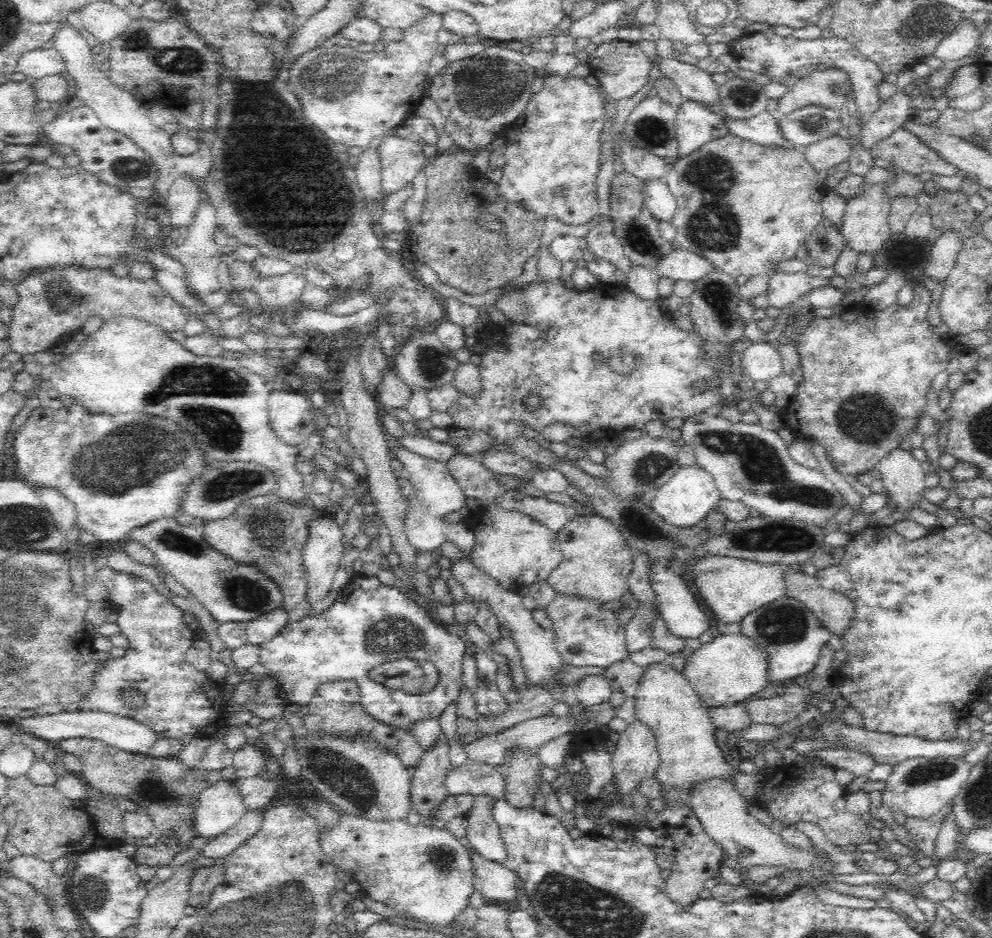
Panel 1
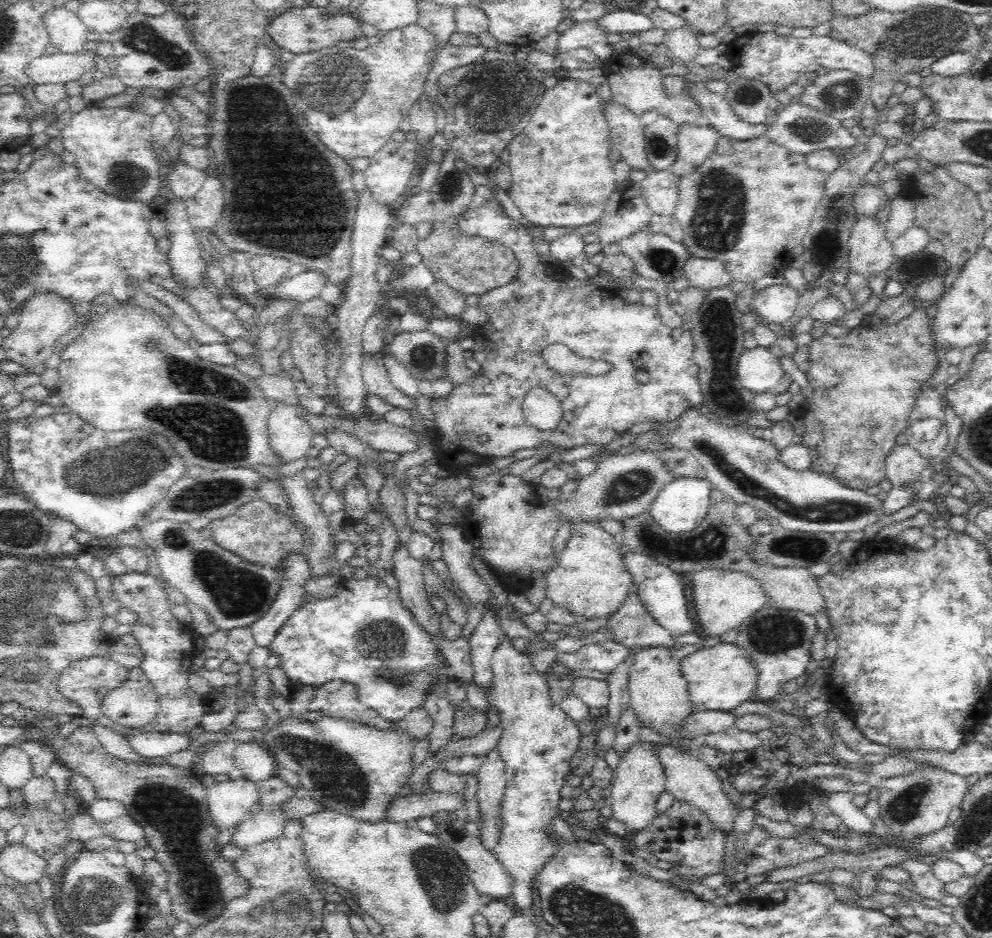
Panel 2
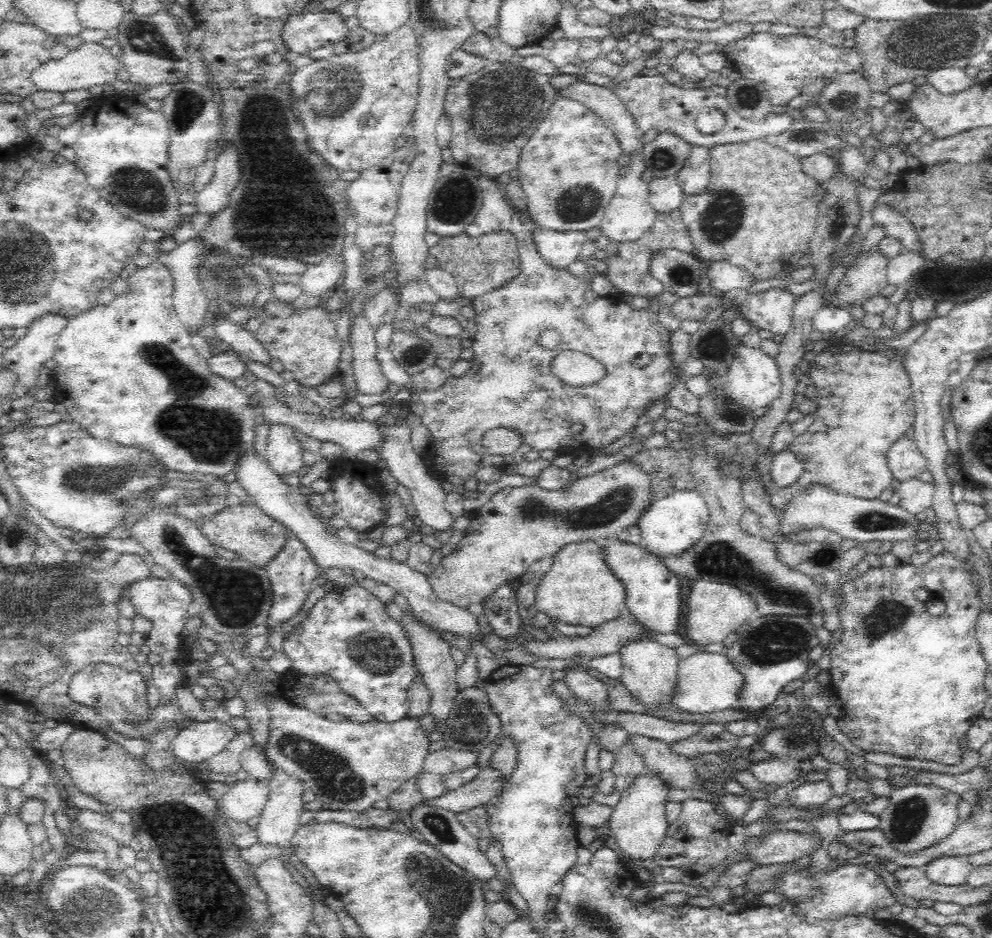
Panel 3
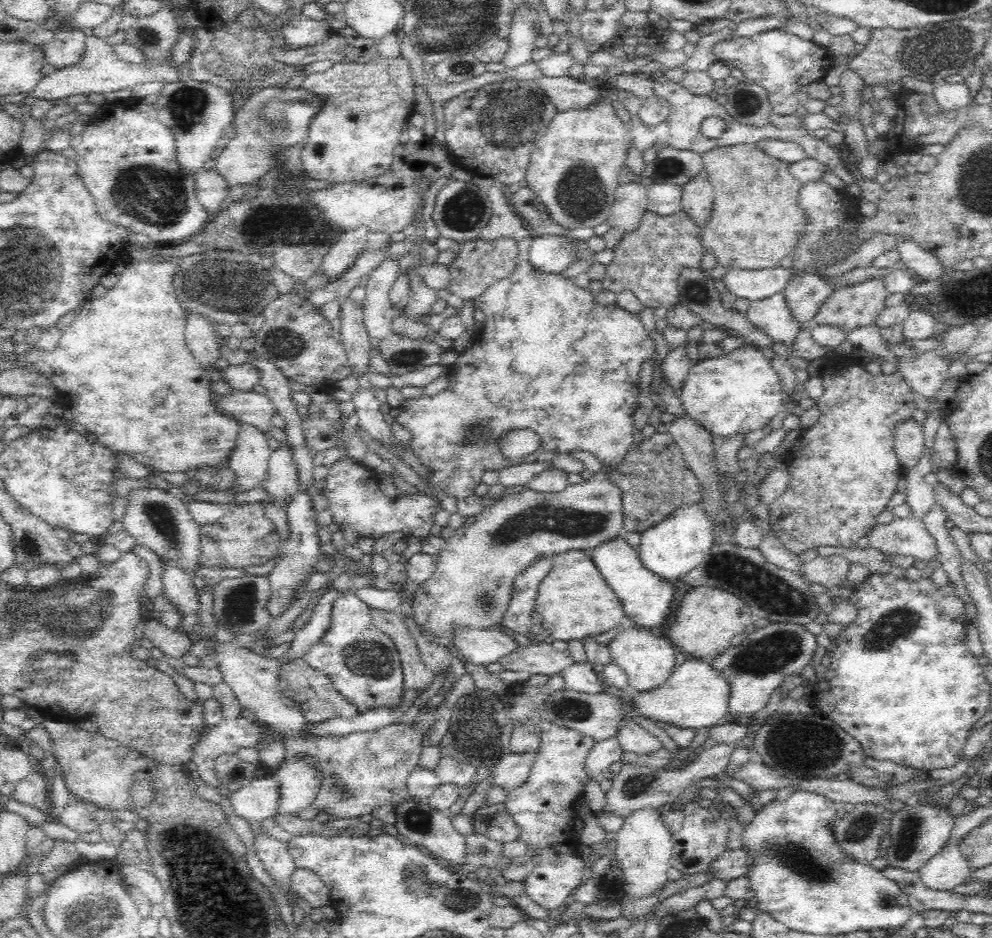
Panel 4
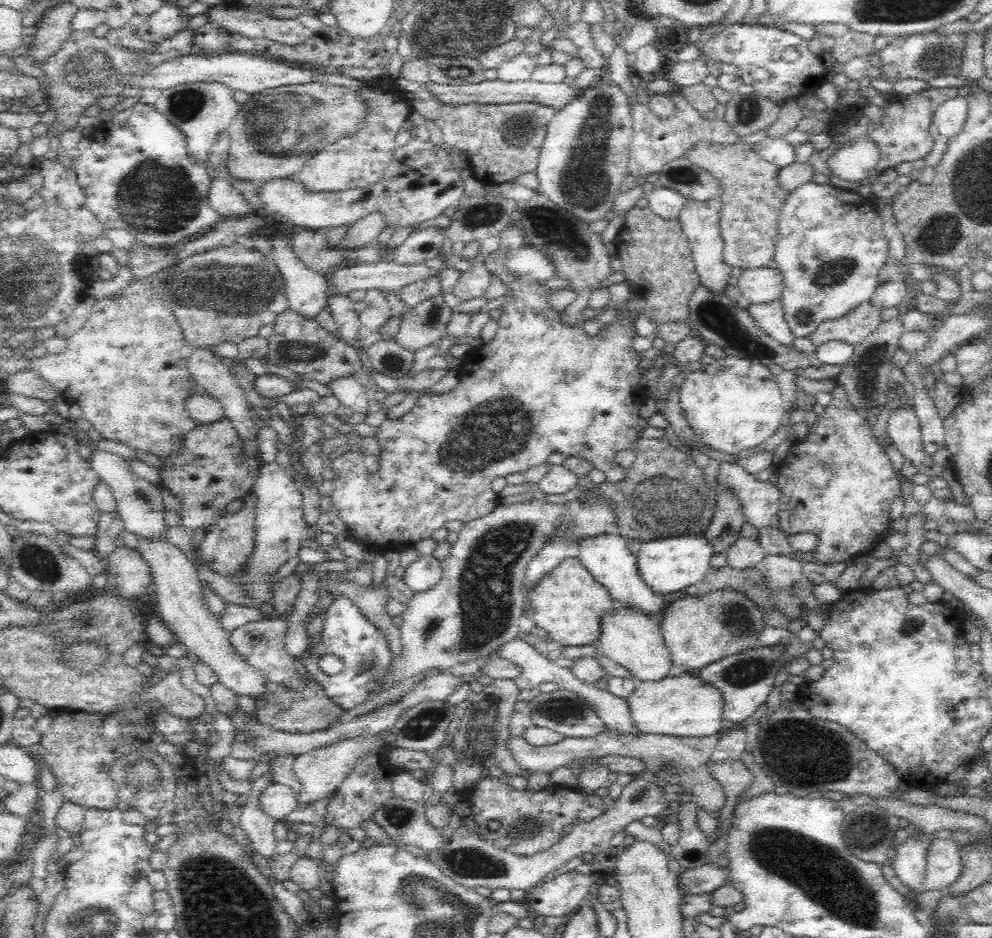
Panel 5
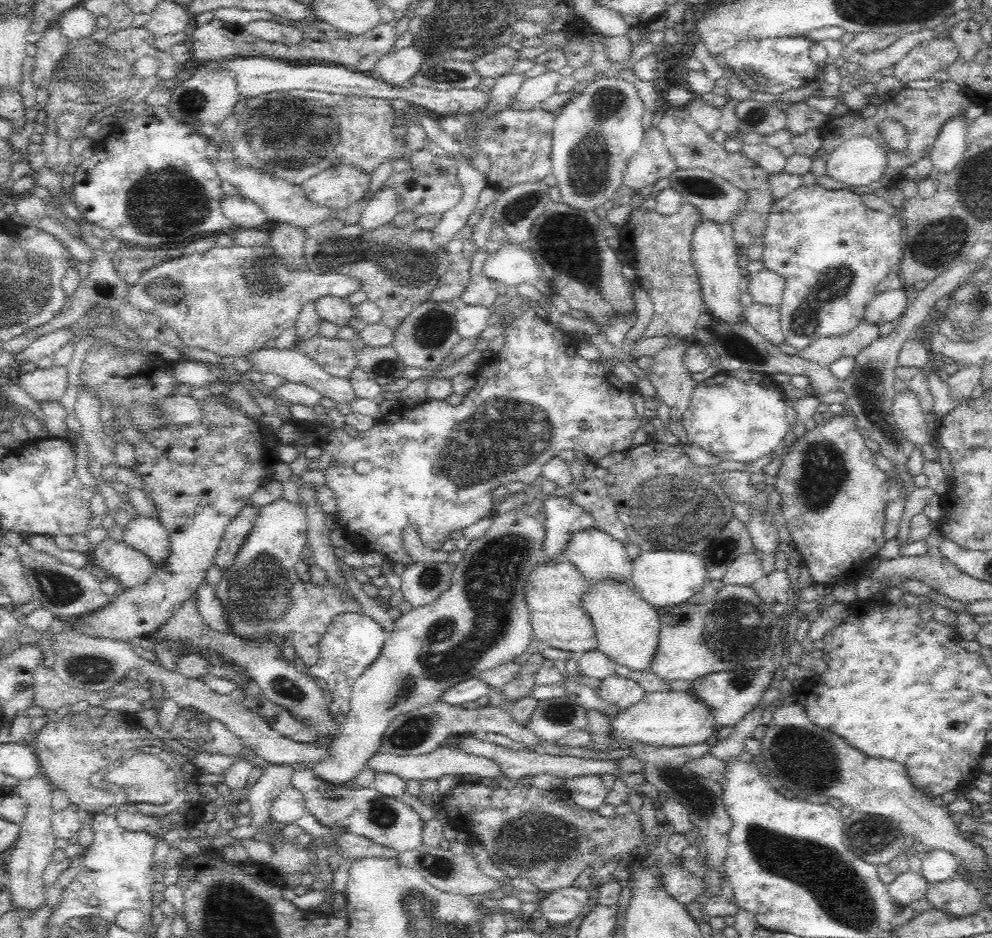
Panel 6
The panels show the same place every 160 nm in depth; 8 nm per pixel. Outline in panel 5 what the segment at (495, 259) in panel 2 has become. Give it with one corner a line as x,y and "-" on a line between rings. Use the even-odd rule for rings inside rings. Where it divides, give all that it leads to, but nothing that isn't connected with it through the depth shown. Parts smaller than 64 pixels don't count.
480,244
474,258
469,260
470,268
460,272
460,278
453,287
453,294
458,296
458,300
461,302
472,300
472,298
480,298
486,294
492,278
484,264
485,258

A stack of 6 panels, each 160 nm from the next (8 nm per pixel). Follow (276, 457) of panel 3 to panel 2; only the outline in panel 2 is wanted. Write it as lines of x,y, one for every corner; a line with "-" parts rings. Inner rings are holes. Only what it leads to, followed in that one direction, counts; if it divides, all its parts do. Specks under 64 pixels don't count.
276,401
268,420
268,439
274,453
278,453
283,464
307,458
315,432
312,425
300,415
300,406

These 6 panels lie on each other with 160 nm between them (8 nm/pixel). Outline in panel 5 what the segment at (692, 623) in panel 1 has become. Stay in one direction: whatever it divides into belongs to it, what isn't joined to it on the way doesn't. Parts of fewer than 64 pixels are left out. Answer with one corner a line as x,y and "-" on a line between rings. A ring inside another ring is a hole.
604,534
590,539
582,540
578,545
578,559
592,573
592,576
609,592
609,596
620,602
628,611
640,613
646,617
654,618
654,615
662,612
664,608
664,596
654,591
644,577
640,575
637,564
637,555
630,553
627,539
622,535

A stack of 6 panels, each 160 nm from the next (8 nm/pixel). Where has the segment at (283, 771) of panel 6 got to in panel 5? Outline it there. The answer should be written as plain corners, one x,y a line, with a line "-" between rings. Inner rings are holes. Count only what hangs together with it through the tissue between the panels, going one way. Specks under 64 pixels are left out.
268,771
251,783
248,802
243,807
242,815
239,818
239,826
248,834
253,850
272,862
278,858
277,840
274,836
274,826
277,820
260,810
257,796
264,787
274,782
271,772

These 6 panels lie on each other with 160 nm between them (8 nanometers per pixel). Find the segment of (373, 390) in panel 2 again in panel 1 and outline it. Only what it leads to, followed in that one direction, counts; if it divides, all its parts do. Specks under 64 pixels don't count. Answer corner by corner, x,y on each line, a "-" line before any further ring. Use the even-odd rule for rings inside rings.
392,370
384,372
382,382
373,391
382,411
404,408
412,396
412,389

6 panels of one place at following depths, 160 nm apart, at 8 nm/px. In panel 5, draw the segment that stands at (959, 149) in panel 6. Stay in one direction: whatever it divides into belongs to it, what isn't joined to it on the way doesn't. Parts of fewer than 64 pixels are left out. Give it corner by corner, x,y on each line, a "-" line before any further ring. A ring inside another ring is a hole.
952,95
942,101
933,115
933,130
949,140
956,136
967,116
967,100
960,95

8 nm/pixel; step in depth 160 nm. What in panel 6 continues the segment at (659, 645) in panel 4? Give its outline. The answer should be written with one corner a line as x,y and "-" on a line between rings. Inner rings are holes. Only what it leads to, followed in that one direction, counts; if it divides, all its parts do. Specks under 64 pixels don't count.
591,582
585,597
585,610
594,624
597,650
630,670
650,672
661,631
661,617
630,584

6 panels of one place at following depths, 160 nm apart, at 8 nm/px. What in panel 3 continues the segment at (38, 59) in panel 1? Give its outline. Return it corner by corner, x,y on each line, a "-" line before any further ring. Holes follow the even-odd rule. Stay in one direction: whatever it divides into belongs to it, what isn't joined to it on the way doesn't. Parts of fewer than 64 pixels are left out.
84,43
60,58
50,60
34,70
31,79
36,90
46,90
65,93
70,90
85,89
91,86
104,86
118,78
118,72
124,71
121,58
114,57
107,48
100,43

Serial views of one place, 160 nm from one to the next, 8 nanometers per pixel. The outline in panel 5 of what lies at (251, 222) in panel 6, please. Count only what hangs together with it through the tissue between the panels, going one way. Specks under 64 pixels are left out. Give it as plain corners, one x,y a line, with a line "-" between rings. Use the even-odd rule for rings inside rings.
226,174
219,175
218,178
211,178
207,199
210,206
222,218
256,213
255,210
249,208
242,195
226,179

